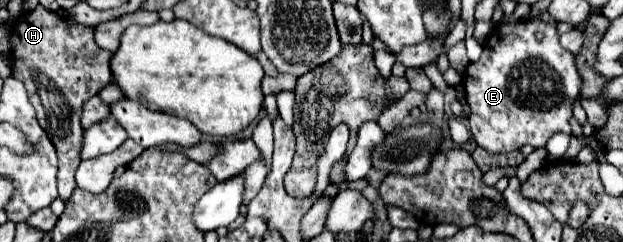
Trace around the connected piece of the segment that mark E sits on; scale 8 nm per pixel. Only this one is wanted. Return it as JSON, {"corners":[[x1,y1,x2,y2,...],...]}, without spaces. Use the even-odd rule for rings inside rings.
{"corners":[[534,18,520,20,516,24,496,24,484,42,482,56,468,64,462,74,462,86,466,90,466,102,472,108,468,128,478,146,488,152,512,152,526,144,534,148,546,146,552,134,570,134,572,102,580,94,580,74,574,66,574,56,570,50,562,48,558,42,556,26,546,22,536,22],[536,32,544,32,544,40,536,40]]}

